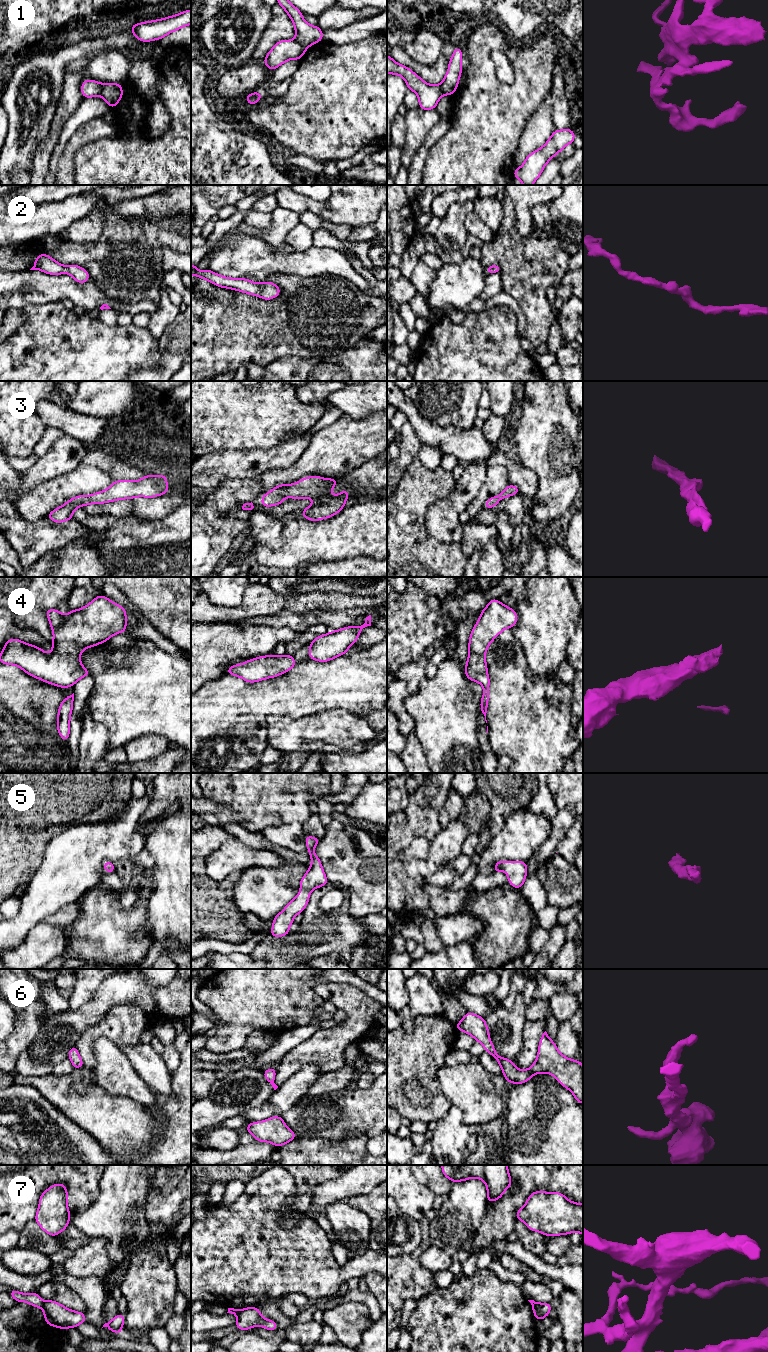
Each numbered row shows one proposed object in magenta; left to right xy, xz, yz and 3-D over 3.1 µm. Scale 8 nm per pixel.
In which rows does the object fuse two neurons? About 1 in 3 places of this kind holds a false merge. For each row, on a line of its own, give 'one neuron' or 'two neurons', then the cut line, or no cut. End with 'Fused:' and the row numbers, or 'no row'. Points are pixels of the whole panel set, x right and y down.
1: two neurons | xz (295, 39), (306, 48)
2: one neuron | no cut
3: one neuron | no cut
4: one neuron | no cut
5: one neuron | no cut
6: one neuron | no cut
7: two neurons | xz (240, 1310), (237, 1316)
Fused: 1, 7

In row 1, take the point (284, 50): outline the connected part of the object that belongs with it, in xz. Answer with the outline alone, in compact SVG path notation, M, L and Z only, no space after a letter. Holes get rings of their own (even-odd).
M279 40L268 52L263 62L273 71L288 60L300 60L307 48L296 40Z

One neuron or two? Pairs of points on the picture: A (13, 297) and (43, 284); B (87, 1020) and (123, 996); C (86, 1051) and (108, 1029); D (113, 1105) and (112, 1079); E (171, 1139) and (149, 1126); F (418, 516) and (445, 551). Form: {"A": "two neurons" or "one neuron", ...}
{"A": "one neuron", "B": "one neuron", "C": "one neuron", "D": "two neurons", "E": "two neurons", "F": "one neuron"}

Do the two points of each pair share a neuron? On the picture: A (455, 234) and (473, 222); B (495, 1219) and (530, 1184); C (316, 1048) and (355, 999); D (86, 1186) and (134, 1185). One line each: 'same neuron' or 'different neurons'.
A: different neurons
B: same neuron
C: same neuron
D: different neurons

